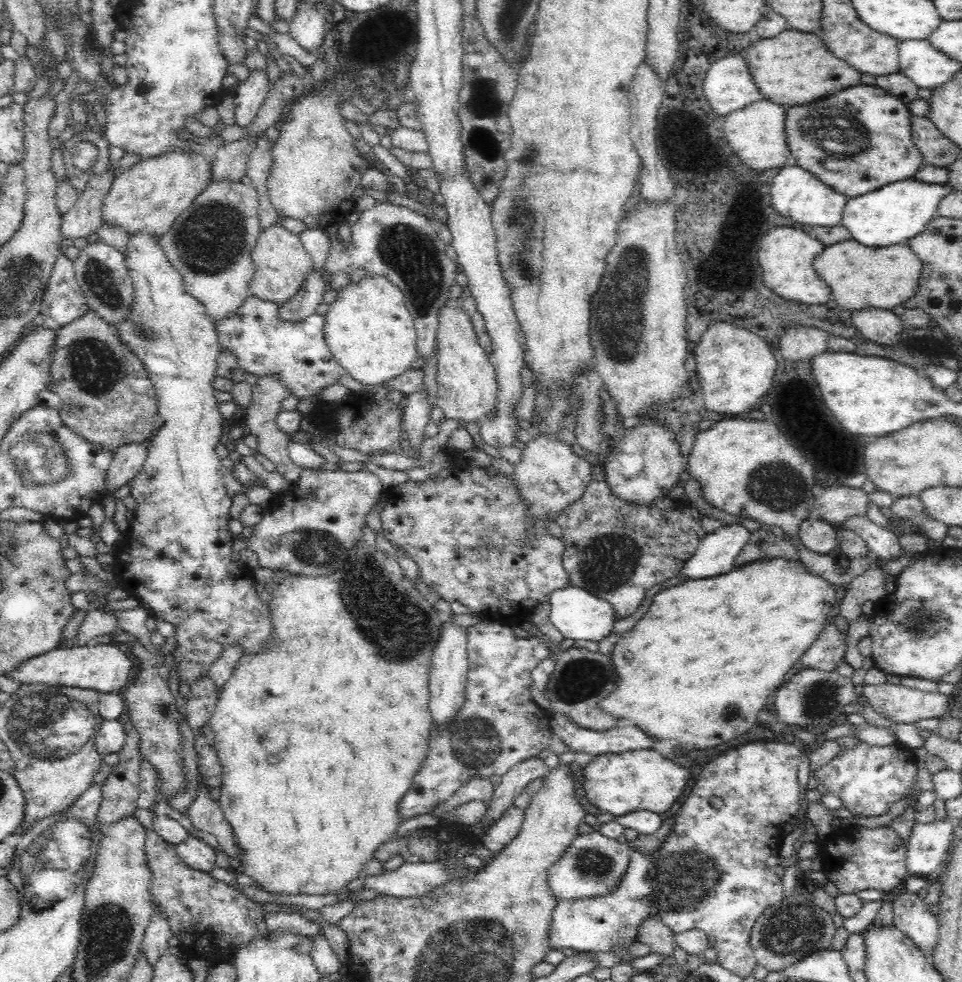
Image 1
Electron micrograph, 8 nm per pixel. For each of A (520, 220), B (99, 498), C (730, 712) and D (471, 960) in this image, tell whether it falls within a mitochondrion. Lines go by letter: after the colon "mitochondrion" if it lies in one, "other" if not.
A: mitochondrion
B: other
C: mitochondrion
D: mitochondrion

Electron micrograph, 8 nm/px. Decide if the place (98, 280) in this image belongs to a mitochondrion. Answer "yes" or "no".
yes

